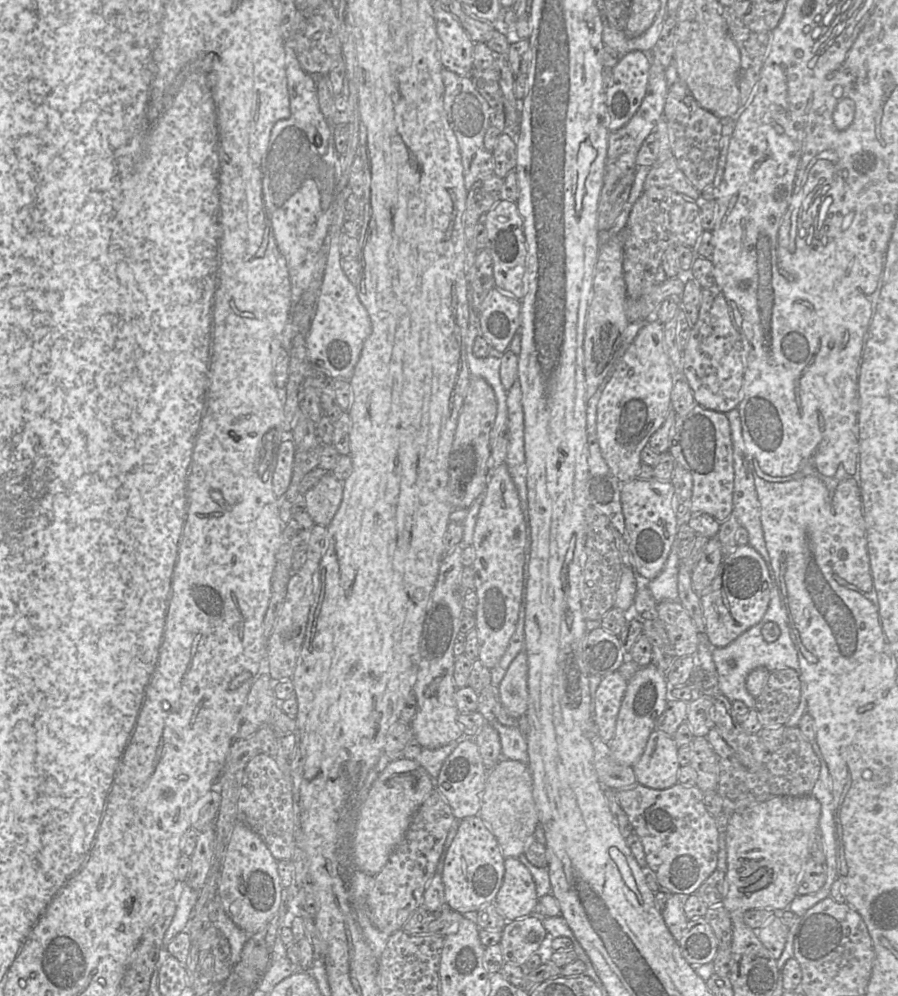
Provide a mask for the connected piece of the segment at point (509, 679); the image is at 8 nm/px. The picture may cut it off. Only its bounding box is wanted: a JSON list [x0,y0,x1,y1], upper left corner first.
[498,651,528,718]

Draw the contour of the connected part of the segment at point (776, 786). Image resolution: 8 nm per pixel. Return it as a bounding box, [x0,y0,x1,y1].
[706,727,820,837]

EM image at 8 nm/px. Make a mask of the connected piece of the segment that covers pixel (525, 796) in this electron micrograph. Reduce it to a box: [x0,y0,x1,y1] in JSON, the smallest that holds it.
[479,759,539,858]

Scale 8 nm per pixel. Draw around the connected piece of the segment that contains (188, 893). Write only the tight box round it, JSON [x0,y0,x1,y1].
[161,881,198,965]

